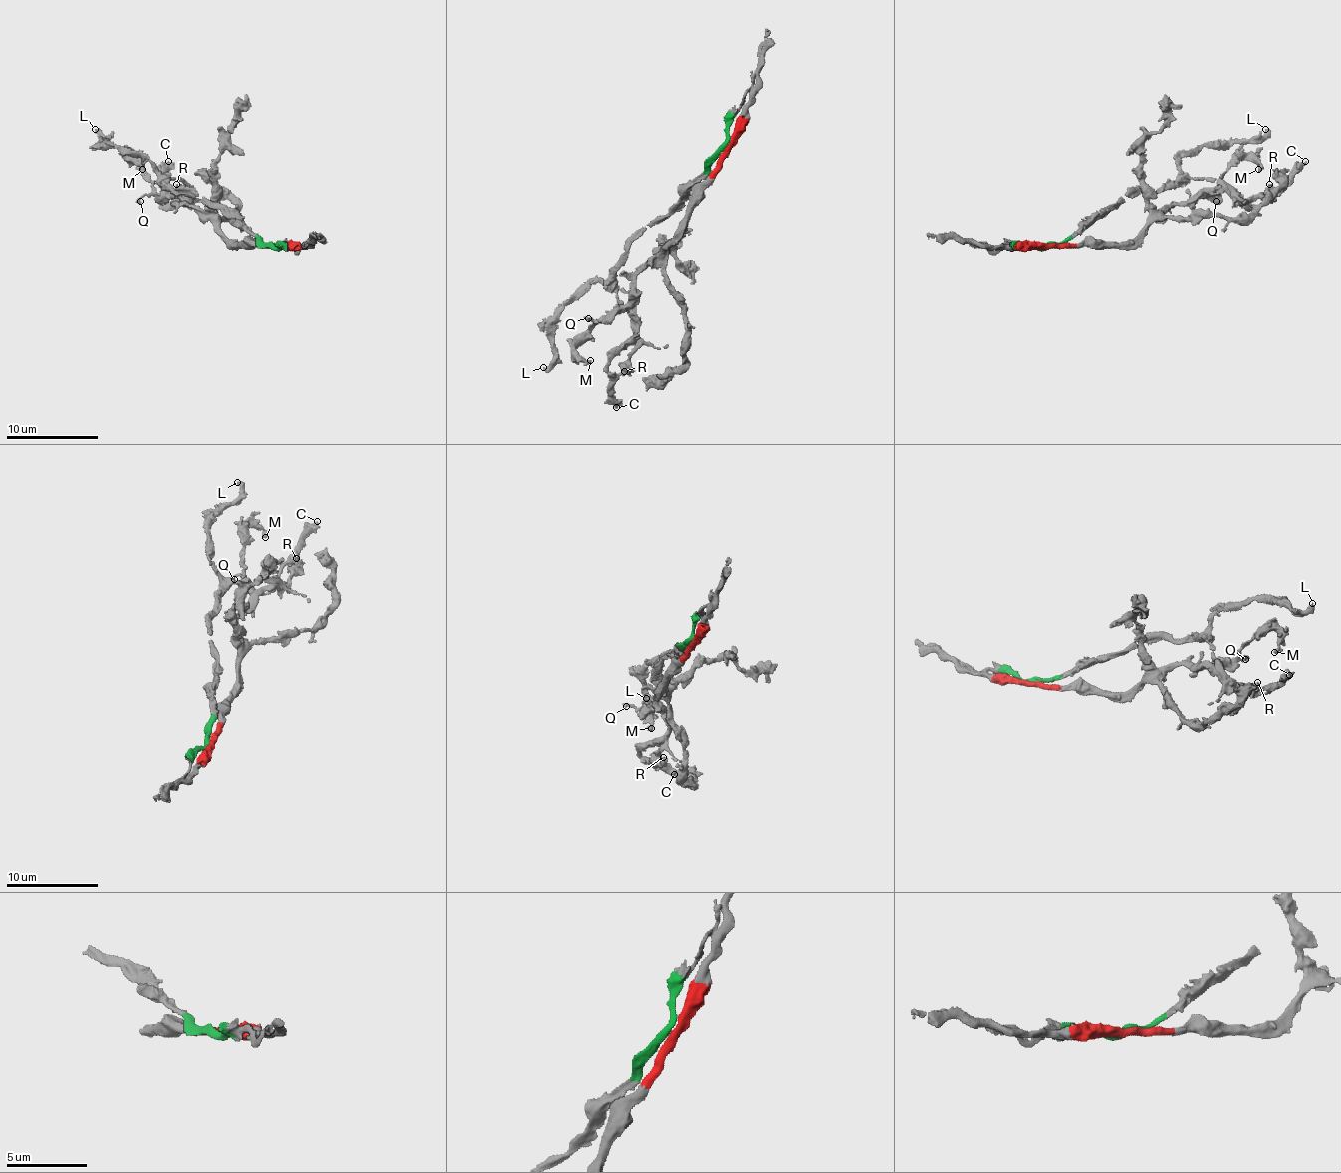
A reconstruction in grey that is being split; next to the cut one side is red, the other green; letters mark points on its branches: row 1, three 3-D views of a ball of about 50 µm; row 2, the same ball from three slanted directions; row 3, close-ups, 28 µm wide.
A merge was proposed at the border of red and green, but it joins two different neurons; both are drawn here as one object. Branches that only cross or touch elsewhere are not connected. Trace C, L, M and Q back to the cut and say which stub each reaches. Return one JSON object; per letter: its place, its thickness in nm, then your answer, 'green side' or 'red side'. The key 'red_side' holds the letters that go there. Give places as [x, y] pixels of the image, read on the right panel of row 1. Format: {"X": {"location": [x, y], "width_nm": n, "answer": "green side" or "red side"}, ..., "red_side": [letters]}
{"C": {"location": [1305, 161], "width_nm": 440, "answer": "red side"}, "L": {"location": [1265, 129], "width_nm": 360, "answer": "green side"}, "M": {"location": [1258, 169], "width_nm": 320, "answer": "red side"}, "Q": {"location": [1216, 201], "width_nm": 240, "answer": "red side"}, "red_side": ["C", "M", "Q"]}

